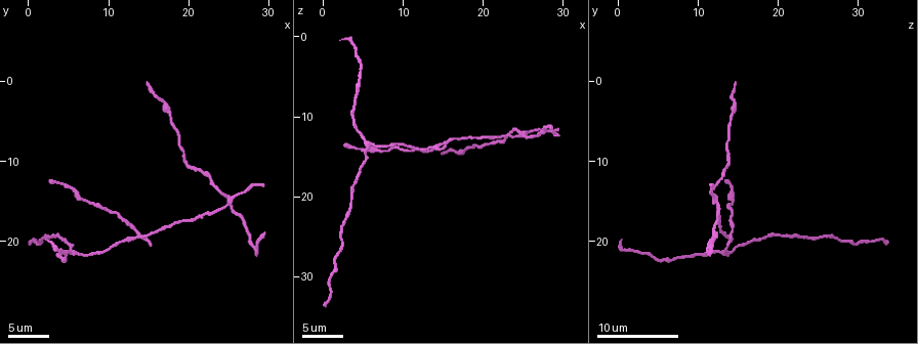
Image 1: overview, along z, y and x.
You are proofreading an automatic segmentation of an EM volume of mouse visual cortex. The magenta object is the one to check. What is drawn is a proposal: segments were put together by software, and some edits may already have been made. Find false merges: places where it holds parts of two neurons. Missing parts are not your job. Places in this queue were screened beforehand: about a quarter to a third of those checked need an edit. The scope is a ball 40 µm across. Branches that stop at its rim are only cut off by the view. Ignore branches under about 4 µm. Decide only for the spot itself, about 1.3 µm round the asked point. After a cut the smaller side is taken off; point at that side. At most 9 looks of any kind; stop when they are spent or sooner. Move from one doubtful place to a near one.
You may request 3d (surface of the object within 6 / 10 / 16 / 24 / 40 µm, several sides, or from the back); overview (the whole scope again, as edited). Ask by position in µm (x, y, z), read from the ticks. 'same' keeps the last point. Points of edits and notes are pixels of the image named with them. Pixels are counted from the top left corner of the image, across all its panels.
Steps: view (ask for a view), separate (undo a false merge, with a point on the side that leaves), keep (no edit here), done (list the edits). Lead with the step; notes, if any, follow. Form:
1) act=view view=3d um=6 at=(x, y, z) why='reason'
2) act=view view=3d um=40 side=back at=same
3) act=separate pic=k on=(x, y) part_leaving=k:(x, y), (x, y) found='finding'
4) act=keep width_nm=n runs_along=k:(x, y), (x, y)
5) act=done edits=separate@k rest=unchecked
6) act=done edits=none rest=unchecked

act=view view=3d um=10 at=(2.2, 19.4, 25.6) why='narrows sharply'

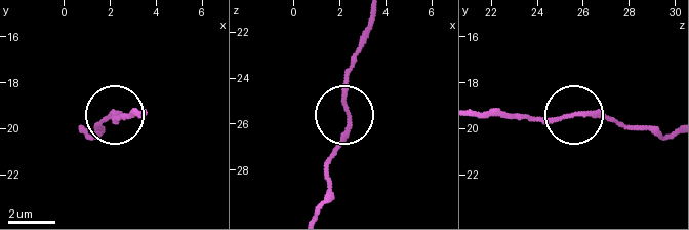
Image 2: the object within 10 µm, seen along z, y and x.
act=keep runs_along=2:(480, 110), (497, 116), (597, 116), (642, 127) found='continuous, no second neuron'

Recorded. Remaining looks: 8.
act=view view=3d um=10 at=(5.4, 21.4, 13.8)

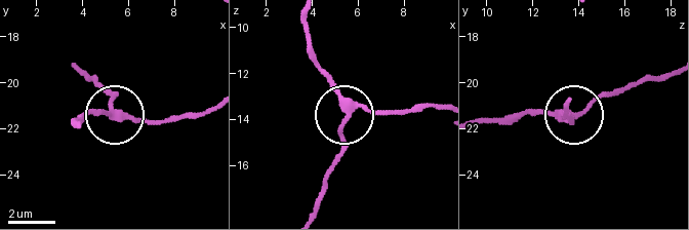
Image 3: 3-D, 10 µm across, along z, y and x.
act=keep arms=3 runs_along=3:(211, 107), (152, 123), (83, 111) found='one neuron here'

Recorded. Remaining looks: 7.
act=view view=3d um=10 at=(14.4, 19.6, 13.8) why='four arms meet'

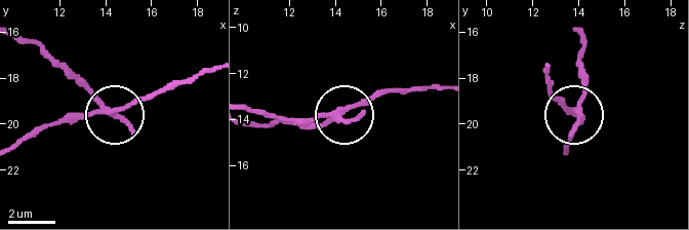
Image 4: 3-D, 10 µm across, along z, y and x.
act=view view=3d um=10 side=back at=(14.3, 19.4, 13.7) why='from behind'

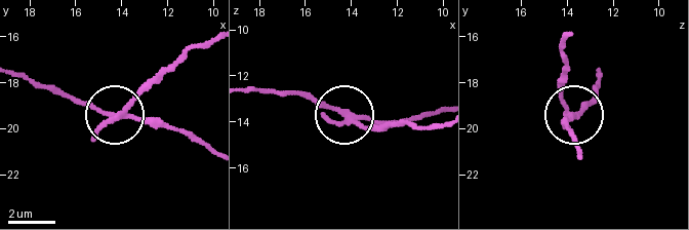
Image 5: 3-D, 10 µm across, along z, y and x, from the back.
act=separate pic=5 on=(145, 90) arms=4 part_leaving=5:(118, 116), (187, 51), (210, 43) found='a second neuron is stuck on'

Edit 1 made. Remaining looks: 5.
act=view view=overview why='redraw'

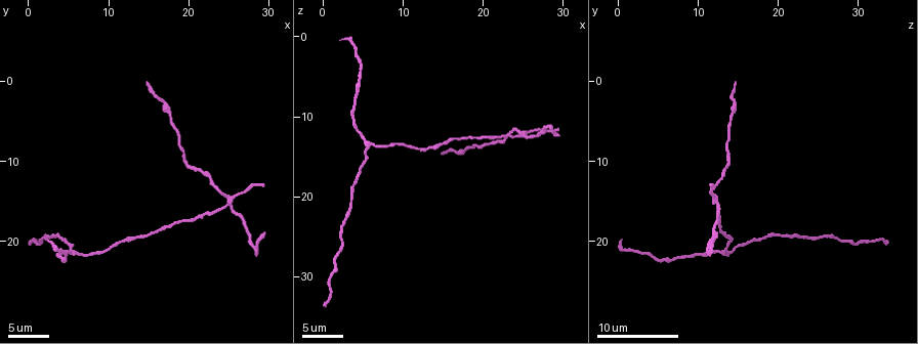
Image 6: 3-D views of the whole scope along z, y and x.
act=view view=3d um=16 at=(25.2, 15.4, 12.4) why='four arms meet'

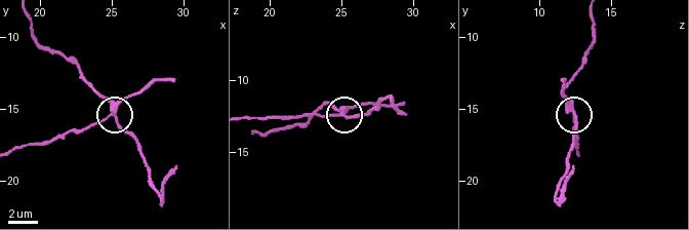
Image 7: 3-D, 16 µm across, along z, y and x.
act=separate pic=7 on=(123, 127) width_nm=280 found='a second neuron is stuck on'

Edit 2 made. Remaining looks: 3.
act=done edits=separate@5,separate@7 rest=unchecked

